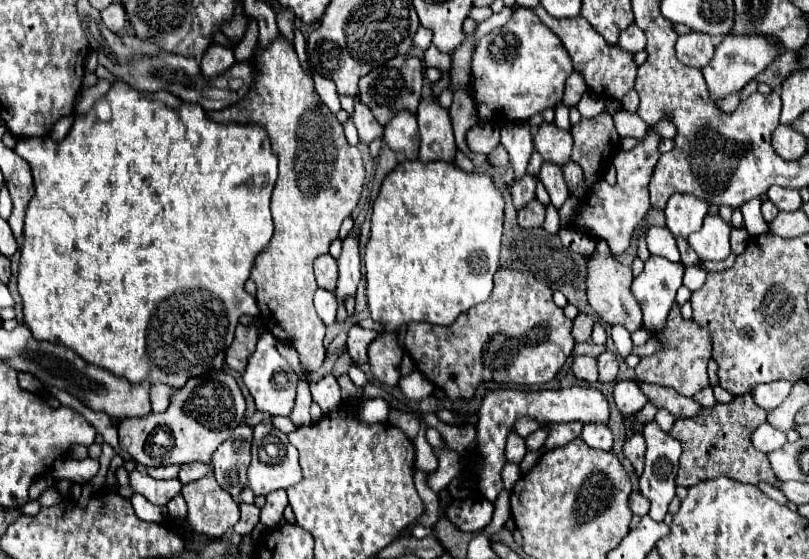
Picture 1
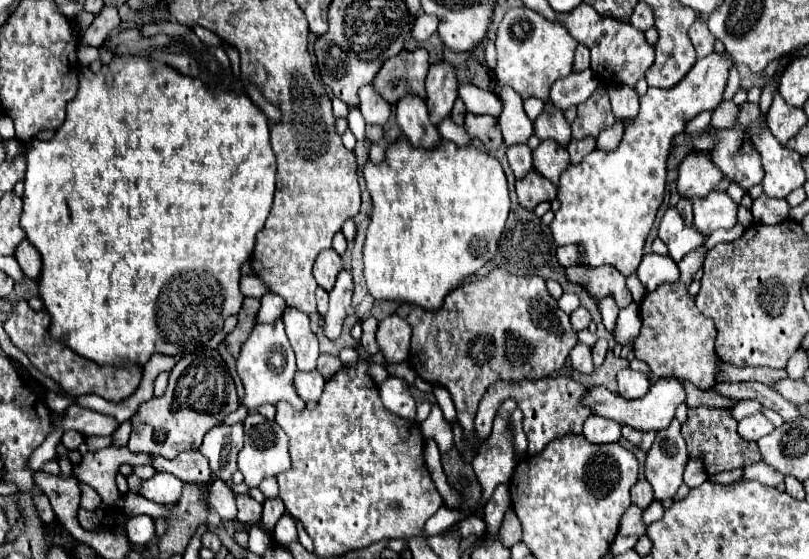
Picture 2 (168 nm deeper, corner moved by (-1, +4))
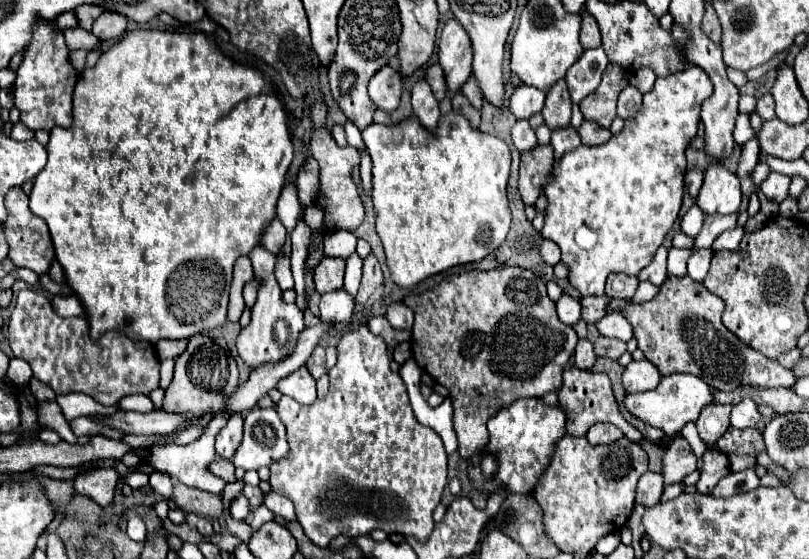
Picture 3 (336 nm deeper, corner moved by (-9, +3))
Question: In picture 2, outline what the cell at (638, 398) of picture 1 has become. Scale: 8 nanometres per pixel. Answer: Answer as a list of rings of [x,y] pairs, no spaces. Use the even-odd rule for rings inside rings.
[[[633,369],[619,371],[617,383],[619,383],[619,395],[625,399],[641,399],[649,391],[647,375]]]

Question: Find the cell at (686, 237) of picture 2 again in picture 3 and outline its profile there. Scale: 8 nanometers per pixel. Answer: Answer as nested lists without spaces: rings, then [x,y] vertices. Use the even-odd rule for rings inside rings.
[[[693,206],[681,220],[681,230],[687,234],[687,236],[697,236],[699,230],[701,230],[701,224],[703,224],[703,212],[701,208]]]

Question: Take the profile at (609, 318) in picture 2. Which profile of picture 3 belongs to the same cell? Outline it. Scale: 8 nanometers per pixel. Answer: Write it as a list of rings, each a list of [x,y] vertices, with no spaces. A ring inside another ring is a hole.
[[[687,66],[679,74],[657,78],[655,86],[643,94],[641,112],[625,120],[625,126],[617,136],[601,146],[581,144],[553,162],[553,180],[547,180],[543,188],[547,206],[541,234],[561,248],[561,262],[569,268],[569,284],[583,296],[605,292],[605,278],[611,272],[639,274],[673,228],[685,194],[685,150],[697,134],[701,100],[705,100],[709,92],[713,92],[711,80],[697,66]]]

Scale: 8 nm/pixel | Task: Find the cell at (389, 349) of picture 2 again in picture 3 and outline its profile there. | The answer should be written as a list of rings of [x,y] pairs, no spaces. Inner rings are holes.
[[[391,302],[387,306],[387,320],[401,330],[411,330],[413,328],[413,310],[405,302]]]

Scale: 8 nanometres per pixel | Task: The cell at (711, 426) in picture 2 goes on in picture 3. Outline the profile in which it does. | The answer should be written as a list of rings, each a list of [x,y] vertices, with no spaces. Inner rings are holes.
[[[729,428],[719,440],[717,446],[729,454],[731,470],[747,470],[755,466],[755,452],[763,450],[763,438],[755,428]]]

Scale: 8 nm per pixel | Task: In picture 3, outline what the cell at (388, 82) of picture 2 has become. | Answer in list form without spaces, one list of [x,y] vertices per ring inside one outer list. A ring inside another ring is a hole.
[[[441,64],[429,66],[427,72],[425,72],[425,78],[427,78],[427,82],[431,84],[435,98],[437,98],[437,100],[443,100],[443,98],[447,96],[447,82],[445,82],[445,74],[443,74]]]

